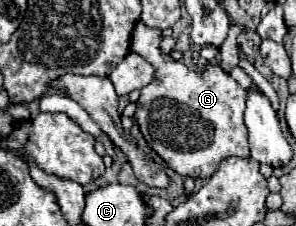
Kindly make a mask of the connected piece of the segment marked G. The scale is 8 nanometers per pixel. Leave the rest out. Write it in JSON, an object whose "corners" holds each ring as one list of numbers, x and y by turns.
{"corners":[[142,20,136,22,130,50,154,66,154,80,140,90,138,110,134,114,146,142,174,172,190,178,210,178,224,158,248,158,248,130,244,124,246,90,222,70,220,64,208,62,204,70,196,74,182,62,164,60,158,50,160,40,160,28,150,28,142,24]]}

